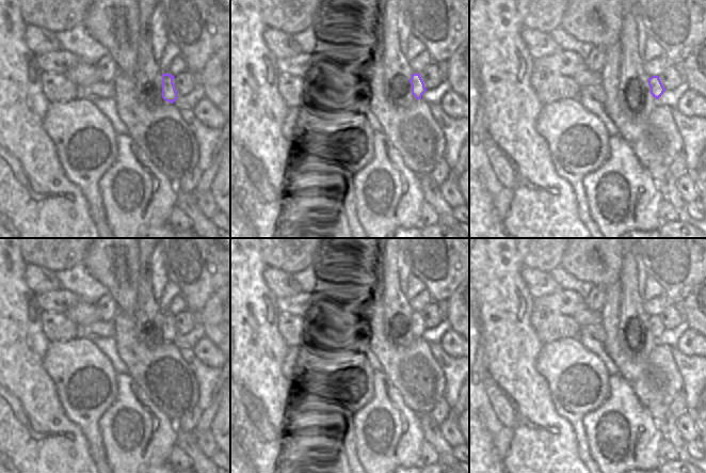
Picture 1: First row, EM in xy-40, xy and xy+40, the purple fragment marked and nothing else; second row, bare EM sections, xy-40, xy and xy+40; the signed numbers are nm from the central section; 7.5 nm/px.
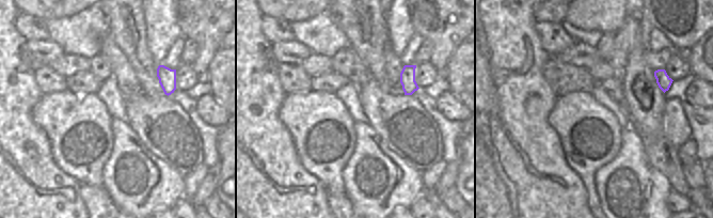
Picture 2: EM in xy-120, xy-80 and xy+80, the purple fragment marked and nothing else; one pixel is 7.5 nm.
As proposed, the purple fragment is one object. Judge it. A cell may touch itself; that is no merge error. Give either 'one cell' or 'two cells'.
one cell

